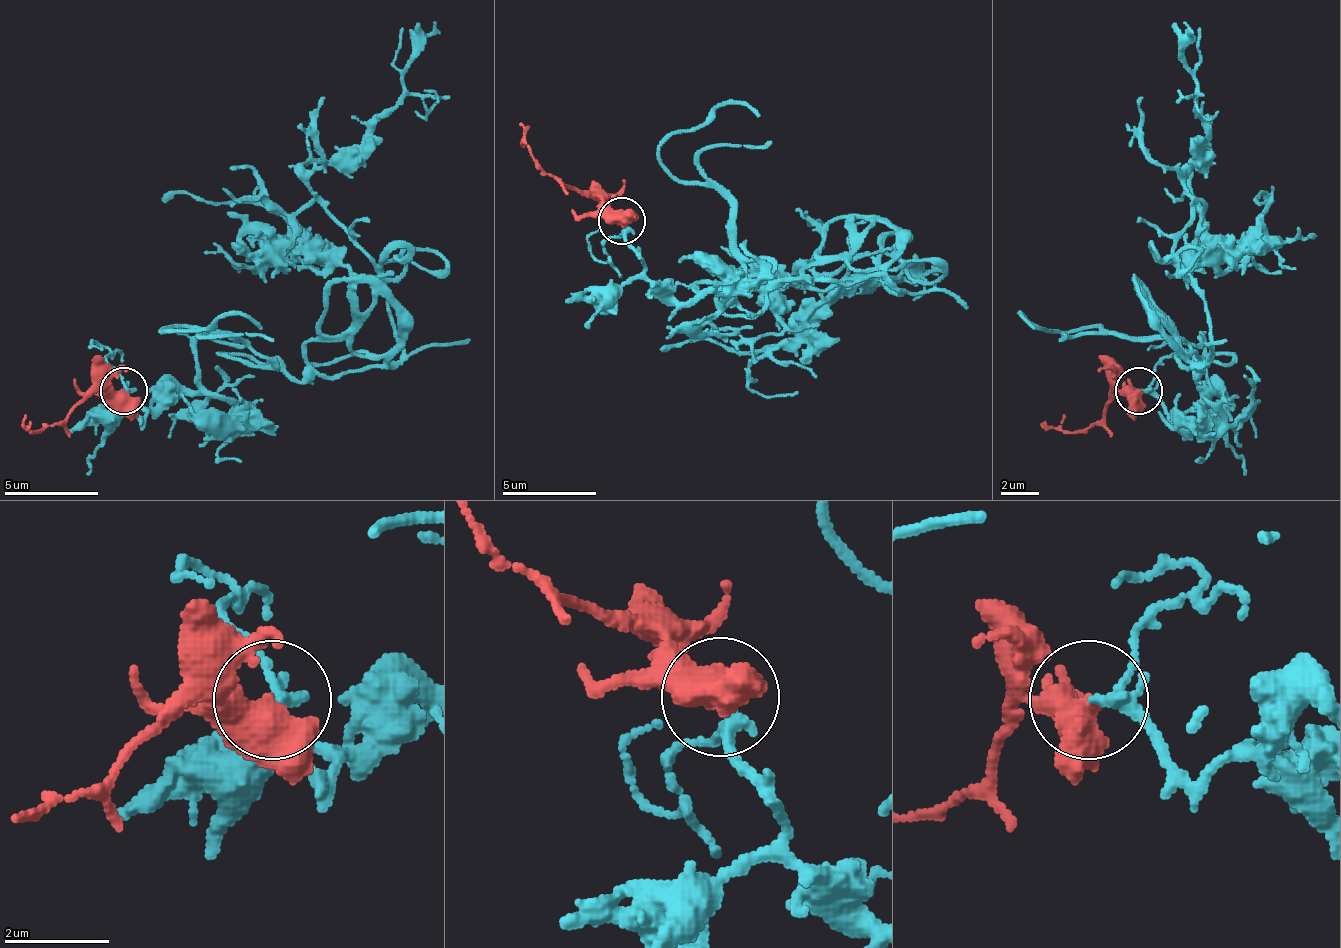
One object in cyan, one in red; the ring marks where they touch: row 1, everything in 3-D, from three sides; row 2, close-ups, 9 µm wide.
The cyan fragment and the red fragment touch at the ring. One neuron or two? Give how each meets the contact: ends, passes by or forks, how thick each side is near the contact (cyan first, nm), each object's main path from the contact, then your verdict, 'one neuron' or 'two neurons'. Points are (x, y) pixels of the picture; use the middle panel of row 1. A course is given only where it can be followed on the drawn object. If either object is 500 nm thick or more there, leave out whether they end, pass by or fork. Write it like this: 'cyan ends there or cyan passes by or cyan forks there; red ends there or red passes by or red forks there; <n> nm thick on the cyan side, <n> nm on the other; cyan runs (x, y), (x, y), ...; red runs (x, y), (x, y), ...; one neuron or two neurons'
cyan forks there; red passes by; 160 nm thick on the cyan side, 480 nm on the other; cyan runs (625, 222), (681, 301), (770, 273), (897, 292), (869, 254), (803, 268), (860, 292), (935, 264); red runs (620, 222), (592, 198), (541, 165), (517, 123); one neuron

